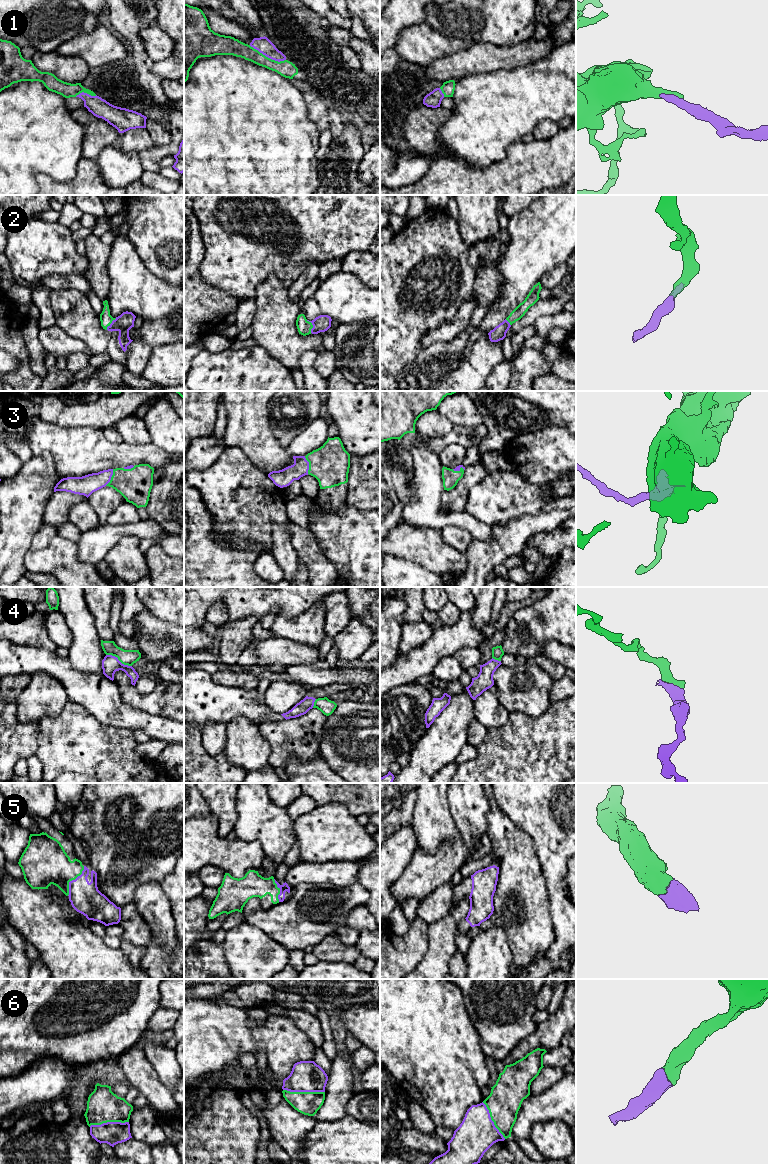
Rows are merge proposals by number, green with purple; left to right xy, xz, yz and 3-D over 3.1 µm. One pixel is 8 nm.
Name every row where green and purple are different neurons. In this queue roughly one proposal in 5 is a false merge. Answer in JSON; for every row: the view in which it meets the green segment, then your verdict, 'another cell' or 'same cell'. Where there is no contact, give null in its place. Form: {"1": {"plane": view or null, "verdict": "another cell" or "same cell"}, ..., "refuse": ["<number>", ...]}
{"1": {"plane": "xz", "verdict": "same cell"}, "2": {"plane": "xz", "verdict": "same cell"}, "3": {"plane": "xz", "verdict": "same cell"}, "4": {"plane": "xy", "verdict": "another cell"}, "5": {"plane": "xy", "verdict": "same cell"}, "6": {"plane": "xz", "verdict": "same cell"}, "refuse": ["4"]}

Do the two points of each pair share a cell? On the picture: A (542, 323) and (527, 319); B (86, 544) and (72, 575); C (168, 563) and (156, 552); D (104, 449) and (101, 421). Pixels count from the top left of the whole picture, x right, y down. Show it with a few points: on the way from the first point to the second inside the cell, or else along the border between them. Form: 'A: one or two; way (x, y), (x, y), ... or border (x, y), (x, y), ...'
A: two; border (558, 312), (552, 315), (541, 315), (534, 323)
B: two; border (76, 543), (78, 558), (93, 565)
C: one; way (165, 561), (159, 555)
D: two; border (79, 426), (93, 426), (103, 430)

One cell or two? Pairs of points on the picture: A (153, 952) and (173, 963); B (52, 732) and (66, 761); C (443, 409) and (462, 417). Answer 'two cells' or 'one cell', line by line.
A: one cell
B: one cell
C: one cell

